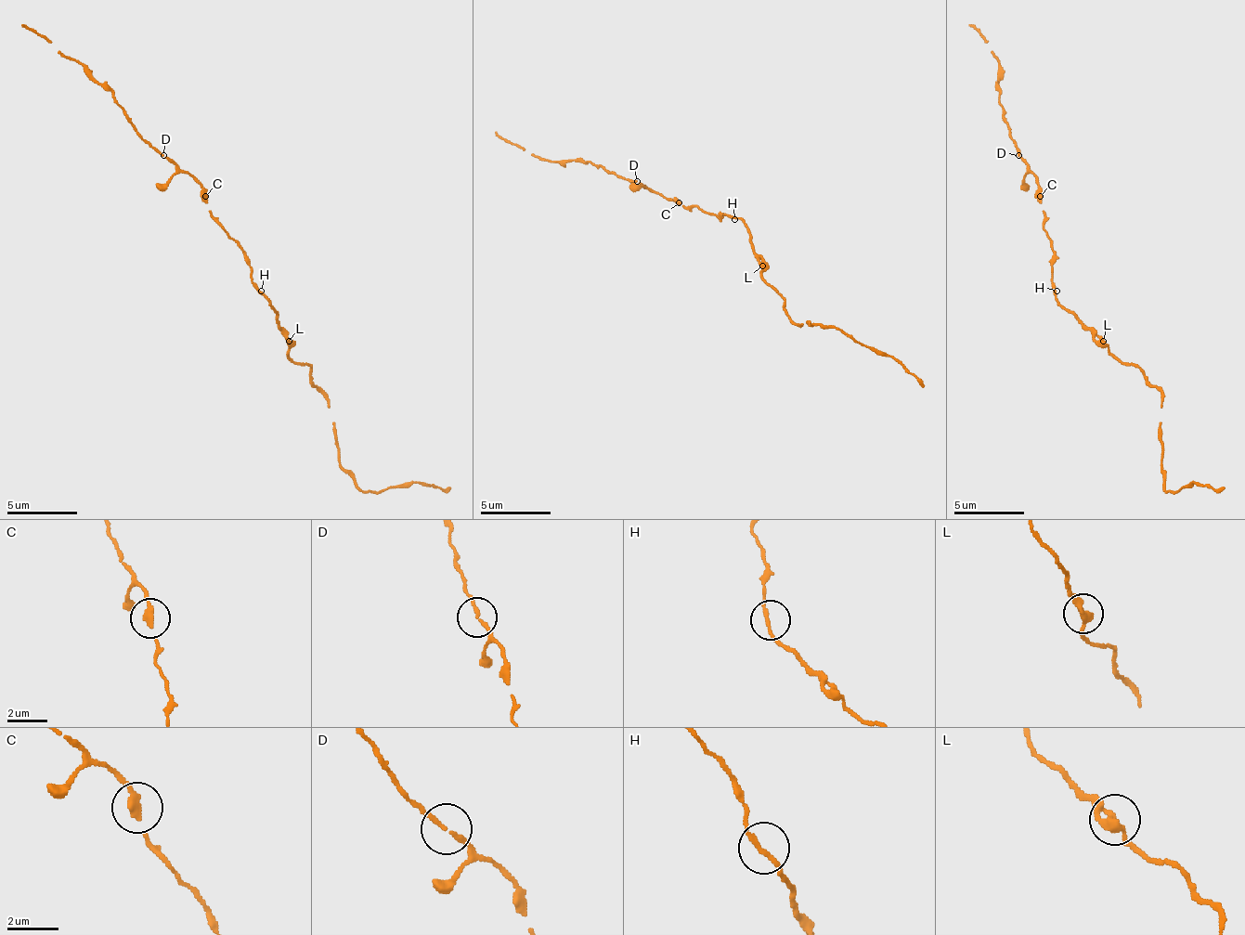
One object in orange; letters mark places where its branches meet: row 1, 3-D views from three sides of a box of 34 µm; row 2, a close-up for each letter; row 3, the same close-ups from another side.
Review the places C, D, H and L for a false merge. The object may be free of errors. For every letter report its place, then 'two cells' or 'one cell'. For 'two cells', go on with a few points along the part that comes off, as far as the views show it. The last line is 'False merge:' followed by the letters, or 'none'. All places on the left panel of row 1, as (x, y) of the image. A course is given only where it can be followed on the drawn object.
C: (205, 196) | one cell
D: (163, 155) | one cell
H: (261, 291) | one cell
L: (289, 341) | one cell
False merge: none

